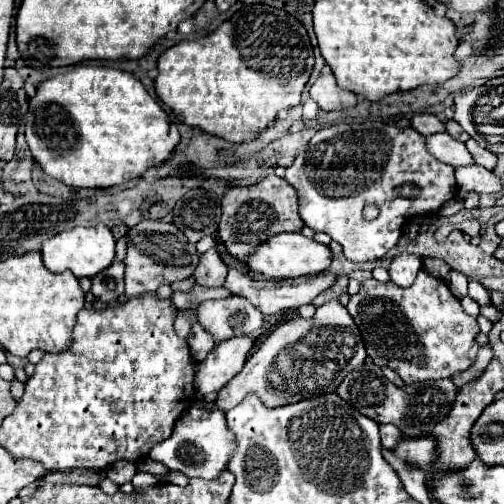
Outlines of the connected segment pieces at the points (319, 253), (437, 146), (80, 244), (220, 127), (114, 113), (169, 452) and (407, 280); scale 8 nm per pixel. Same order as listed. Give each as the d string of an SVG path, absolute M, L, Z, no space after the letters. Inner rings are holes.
M280 233L272 237L270 241L256 247L256 251L248 259L248 267L254 273L262 273L266 277L276 279L292 279L302 275L318 275L326 271L332 263L332 251L328 245L322 245L310 237L304 237L302 233Z
M448 133L428 135L426 137L426 145L434 153L434 157L440 159L442 163L450 163L452 167L468 167L468 165L474 165L474 159L468 153L466 145L460 143L460 141L456 141Z
M102 223L96 227L74 227L70 231L62 231L54 237L50 237L50 241L46 241L46 245L42 245L42 257L44 257L44 265L48 271L52 271L52 273L72 271L78 279L94 277L100 271L104 271L106 267L110 267L114 261L114 255L116 255L114 235Z
M248 5L212 35L164 51L154 87L182 123L230 143L248 143L258 139L282 109L300 103L312 67L310 37L296 17L276 7Z
M78 64L67 73L46 79L38 87L36 97L30 99L24 125L32 157L42 171L76 189L108 189L142 177L148 169L160 167L180 143L176 125L150 97L140 79L128 71L104 66Z
M192 407L192 411L186 411L182 417L178 417L176 431L172 433L172 437L158 443L150 451L150 457L154 461L164 463L170 471L180 471L188 477L202 477L210 481L216 479L228 467L228 461L234 455L234 451L234 433L228 429L224 413L214 407Z
M400 255L390 263L390 279L392 283L396 283L398 287L410 287L418 275L418 271L422 269L422 261L416 255Z

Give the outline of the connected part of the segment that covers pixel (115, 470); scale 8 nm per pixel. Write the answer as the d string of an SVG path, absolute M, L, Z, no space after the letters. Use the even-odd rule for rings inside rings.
M118 461L118 463L114 463L114 467L106 469L106 477L112 479L116 485L132 481L134 473L136 473L136 465L128 463L128 461Z

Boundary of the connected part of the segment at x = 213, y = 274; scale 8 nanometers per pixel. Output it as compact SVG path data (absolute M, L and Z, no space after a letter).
M212 247L204 255L200 255L200 263L194 271L194 279L196 279L196 285L202 285L202 287L222 287L226 281L226 273L228 273L228 267L222 263L218 251Z

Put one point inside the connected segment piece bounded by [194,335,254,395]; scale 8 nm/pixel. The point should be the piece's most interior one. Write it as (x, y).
(225, 360)

